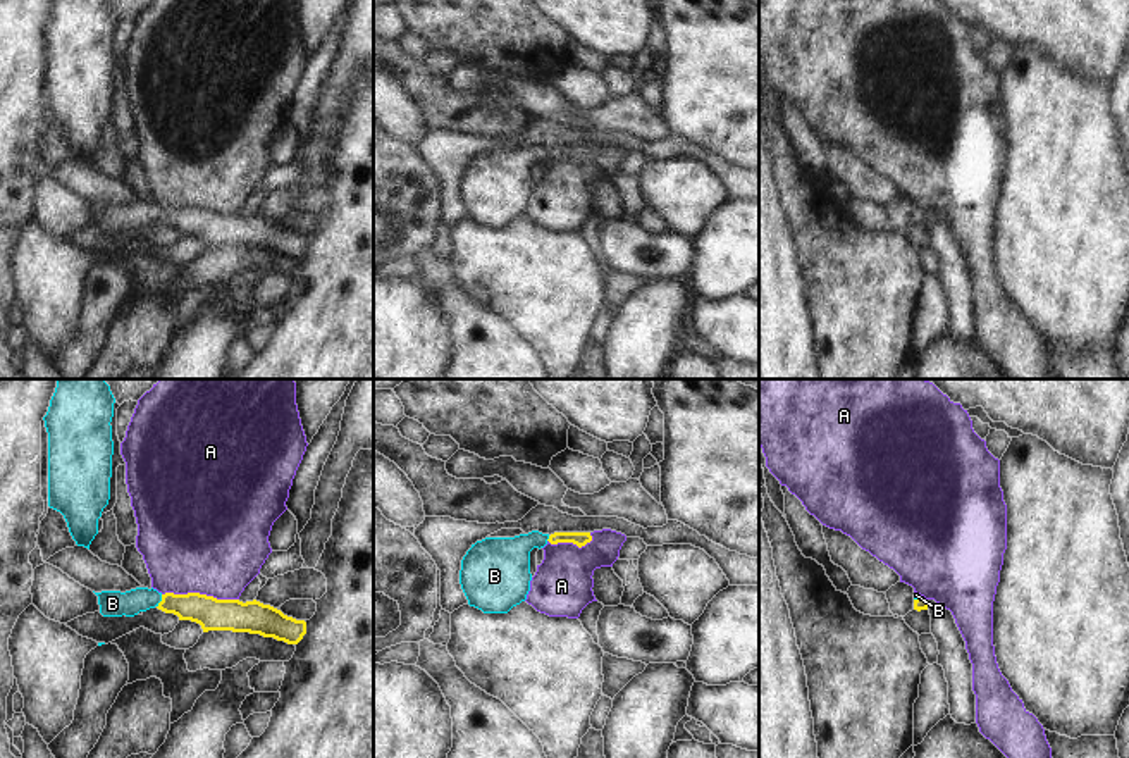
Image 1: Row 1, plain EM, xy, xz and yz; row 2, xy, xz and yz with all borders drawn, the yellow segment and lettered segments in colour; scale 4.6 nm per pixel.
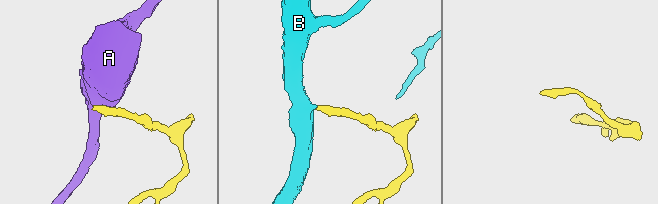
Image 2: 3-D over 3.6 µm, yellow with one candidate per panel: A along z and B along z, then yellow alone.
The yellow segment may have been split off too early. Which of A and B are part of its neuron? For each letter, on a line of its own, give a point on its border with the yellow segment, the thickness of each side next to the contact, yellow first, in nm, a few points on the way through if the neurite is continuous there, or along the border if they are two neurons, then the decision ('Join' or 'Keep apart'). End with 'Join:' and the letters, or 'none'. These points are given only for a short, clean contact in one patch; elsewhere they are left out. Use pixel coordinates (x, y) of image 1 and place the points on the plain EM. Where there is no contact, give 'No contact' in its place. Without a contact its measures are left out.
A: Touches yellow at xy (198, 207). Thickness 150 nm (yellow) against 500 nm. Boundary: xy (162, 207), (205, 207), (238, 214). Keep apart
B: Touches yellow at xy (160, 216). Thickness 150 nm (yellow) against 130 nm. Path across: xy (212, 228), (197, 221), (160, 216), (112, 217). Join
Join: B.

